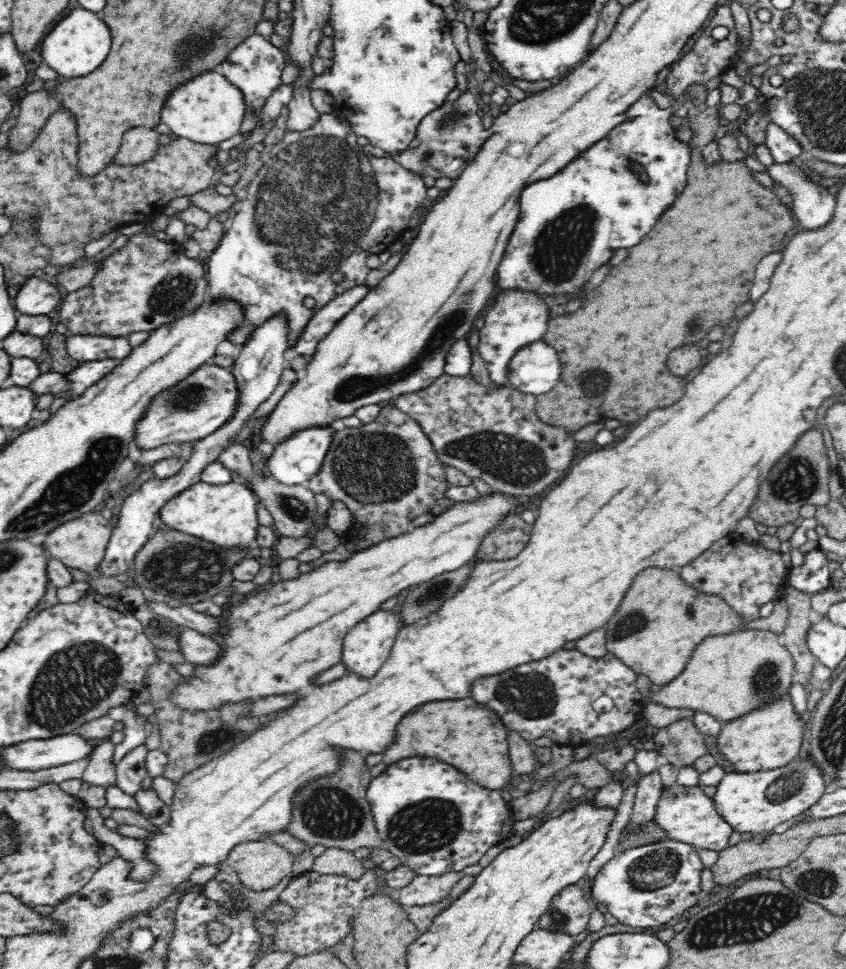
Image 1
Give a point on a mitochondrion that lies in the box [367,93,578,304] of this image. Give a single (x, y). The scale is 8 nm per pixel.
(446, 122)

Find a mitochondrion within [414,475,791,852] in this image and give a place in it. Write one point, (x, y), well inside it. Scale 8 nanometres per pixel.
(531, 694)

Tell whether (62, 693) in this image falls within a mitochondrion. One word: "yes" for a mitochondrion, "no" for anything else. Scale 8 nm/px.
yes

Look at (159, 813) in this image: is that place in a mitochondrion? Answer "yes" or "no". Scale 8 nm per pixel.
no

